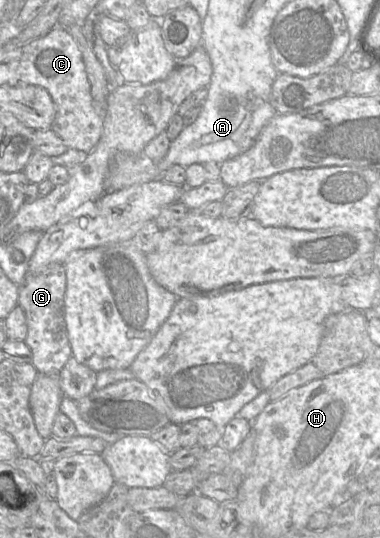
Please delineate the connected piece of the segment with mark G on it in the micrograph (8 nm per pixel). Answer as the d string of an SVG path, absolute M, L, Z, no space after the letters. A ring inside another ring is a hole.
M51 263L37 274L27 274L19 286L17 305L24 310L27 323L24 342L30 348L32 364L40 374L58 374L72 356L65 323L65 292L66 272L62 263Z

